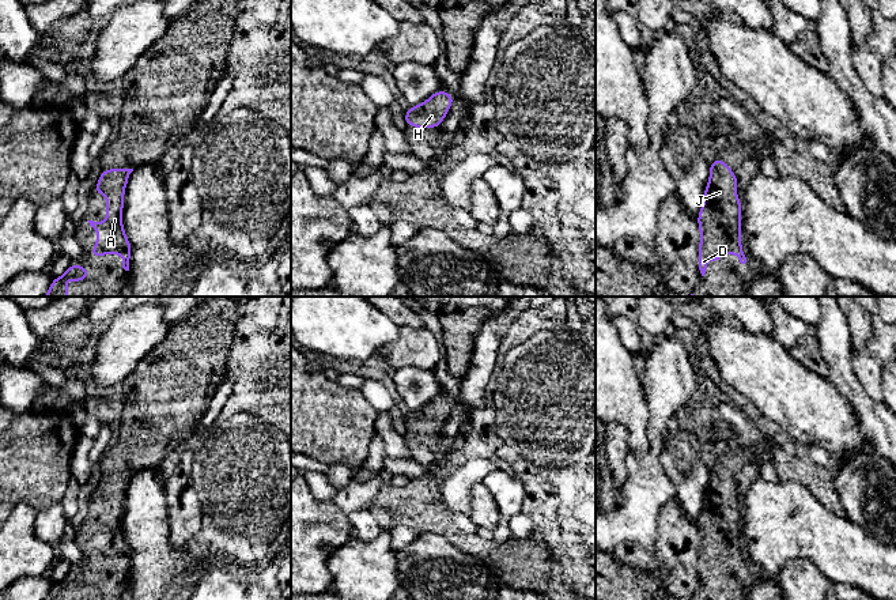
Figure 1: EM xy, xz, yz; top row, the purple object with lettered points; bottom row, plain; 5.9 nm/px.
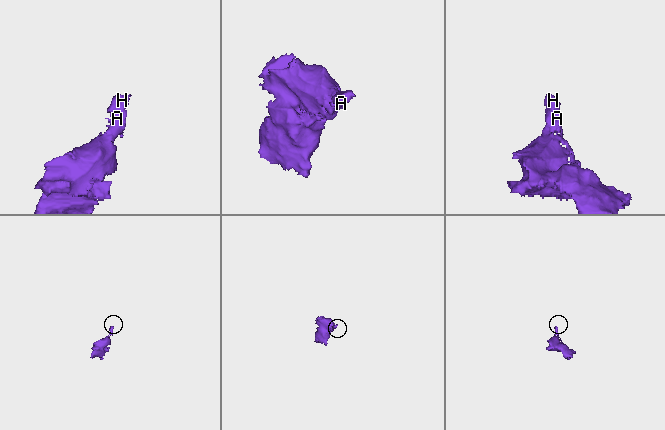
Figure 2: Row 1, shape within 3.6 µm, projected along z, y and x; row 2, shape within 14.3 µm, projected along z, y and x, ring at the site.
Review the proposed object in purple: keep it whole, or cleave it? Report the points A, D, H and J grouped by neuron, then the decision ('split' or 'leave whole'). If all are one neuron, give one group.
A D H J | leave whole

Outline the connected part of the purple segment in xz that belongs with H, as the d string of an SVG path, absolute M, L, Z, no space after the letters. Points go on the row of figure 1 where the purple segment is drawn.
M436 91L423 103L405 112L407 127L438 128L453 105L453 95L447 91Z

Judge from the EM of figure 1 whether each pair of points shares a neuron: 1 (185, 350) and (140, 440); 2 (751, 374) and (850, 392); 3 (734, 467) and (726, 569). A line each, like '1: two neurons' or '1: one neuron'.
1: one neuron
2: two neurons
3: one neuron

